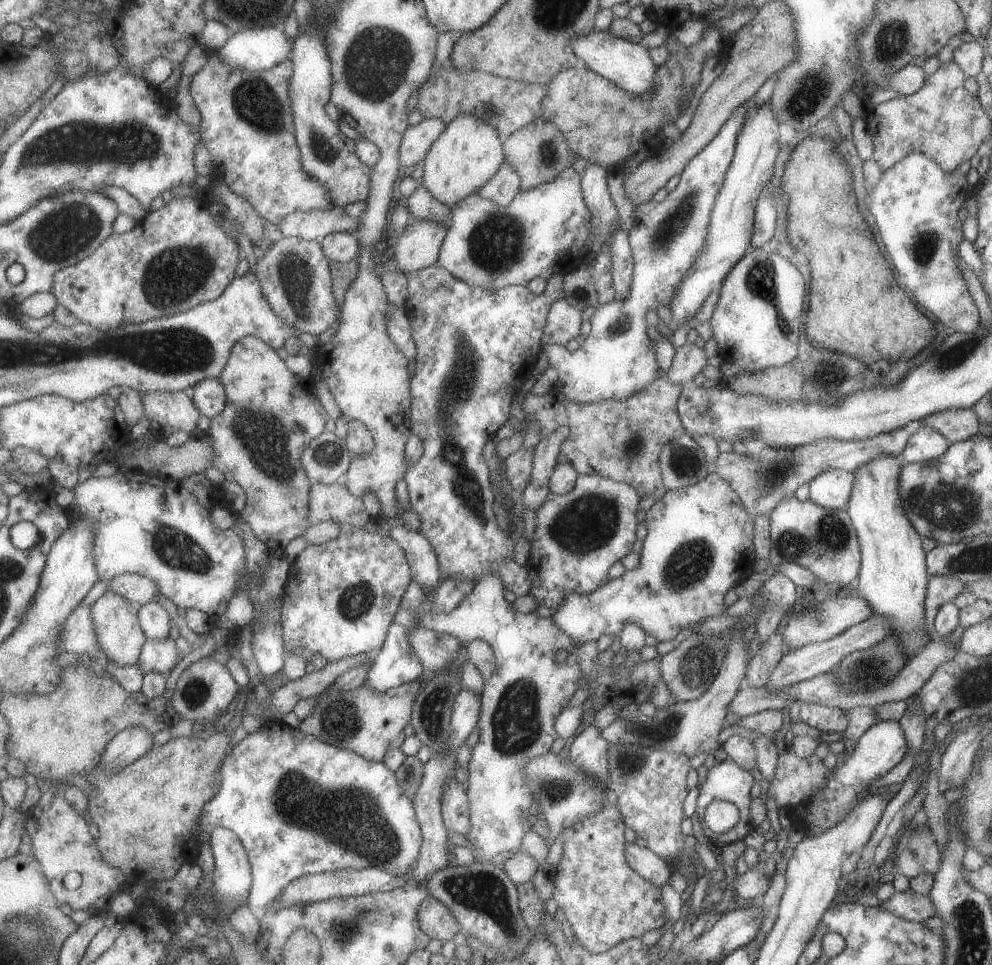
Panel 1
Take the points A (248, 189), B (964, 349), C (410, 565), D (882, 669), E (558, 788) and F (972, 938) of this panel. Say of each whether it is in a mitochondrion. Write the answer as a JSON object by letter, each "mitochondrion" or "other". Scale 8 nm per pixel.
{"A":"other","B":"mitochondrion","C":"other","D":"mitochondrion","E":"mitochondrion","F":"mitochondrion"}

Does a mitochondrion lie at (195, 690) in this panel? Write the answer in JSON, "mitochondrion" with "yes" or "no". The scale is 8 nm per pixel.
{"mitochondrion":"yes"}

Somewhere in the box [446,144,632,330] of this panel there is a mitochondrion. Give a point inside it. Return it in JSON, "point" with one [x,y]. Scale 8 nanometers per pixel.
{"point":[498,241]}

